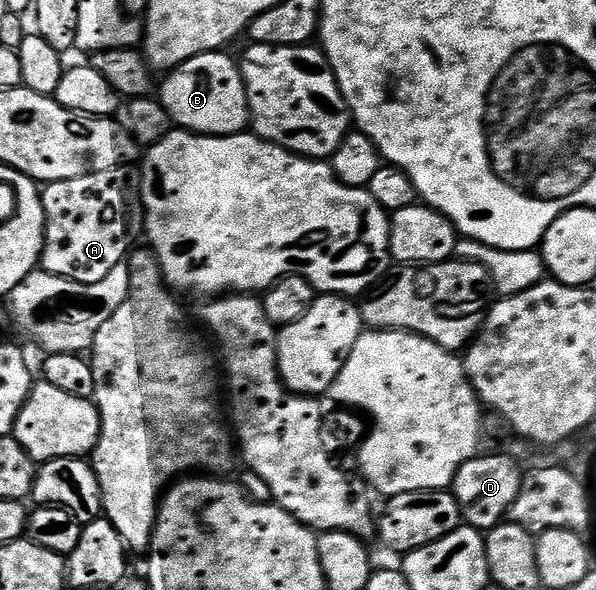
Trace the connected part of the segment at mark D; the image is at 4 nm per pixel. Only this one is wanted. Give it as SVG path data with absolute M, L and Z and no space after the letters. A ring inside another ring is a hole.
M493 451L488 457L483 456L476 455L472 461L465 462L457 471L453 486L463 521L480 531L503 524L521 491L525 476L524 470L519 470L522 469L520 462L507 458L500 451Z

